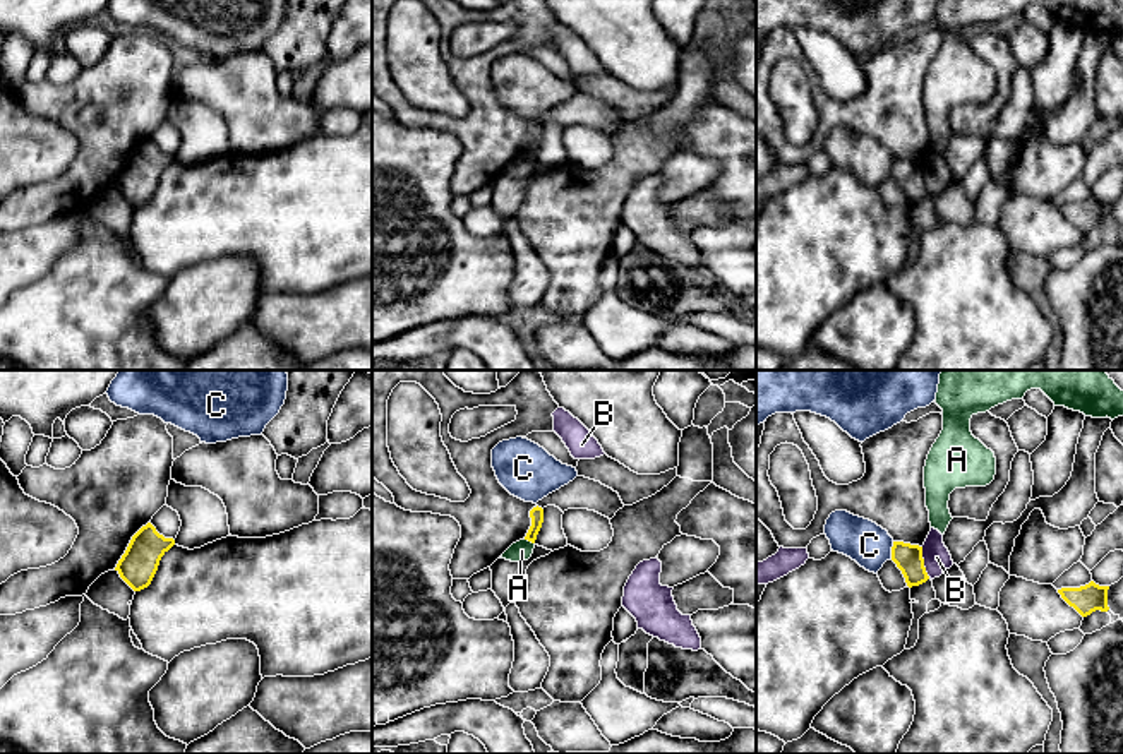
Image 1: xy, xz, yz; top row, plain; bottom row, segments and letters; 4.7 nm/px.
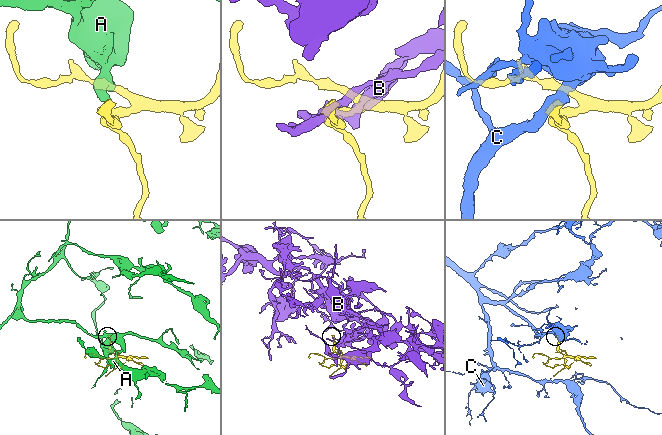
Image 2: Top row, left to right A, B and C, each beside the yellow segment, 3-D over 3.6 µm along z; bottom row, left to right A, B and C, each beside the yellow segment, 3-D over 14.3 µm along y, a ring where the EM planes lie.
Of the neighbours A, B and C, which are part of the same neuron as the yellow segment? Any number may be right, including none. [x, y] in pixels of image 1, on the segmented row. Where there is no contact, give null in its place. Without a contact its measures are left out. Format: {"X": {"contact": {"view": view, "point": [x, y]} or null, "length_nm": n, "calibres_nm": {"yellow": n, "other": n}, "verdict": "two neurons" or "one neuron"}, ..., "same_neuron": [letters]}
{"A": {"contact": {"view": "xz", "point": [528, 540]}, "length_nm": 60, "calibres_nm": {"yellow": 60, "other": 100}, "verdict": "two neurons"}, "B": {"contact": {"view": "yz", "point": [923, 562]}, "length_nm": 150, "calibres_nm": {"yellow": 130, "other": 130}, "verdict": "two neurons"}, "C": {"contact": {"view": "yz", "point": [892, 550]}, "length_nm": 80, "calibres_nm": {"yellow": 130, "other": 200}, "verdict": "two neurons"}, "same_neuron": []}

